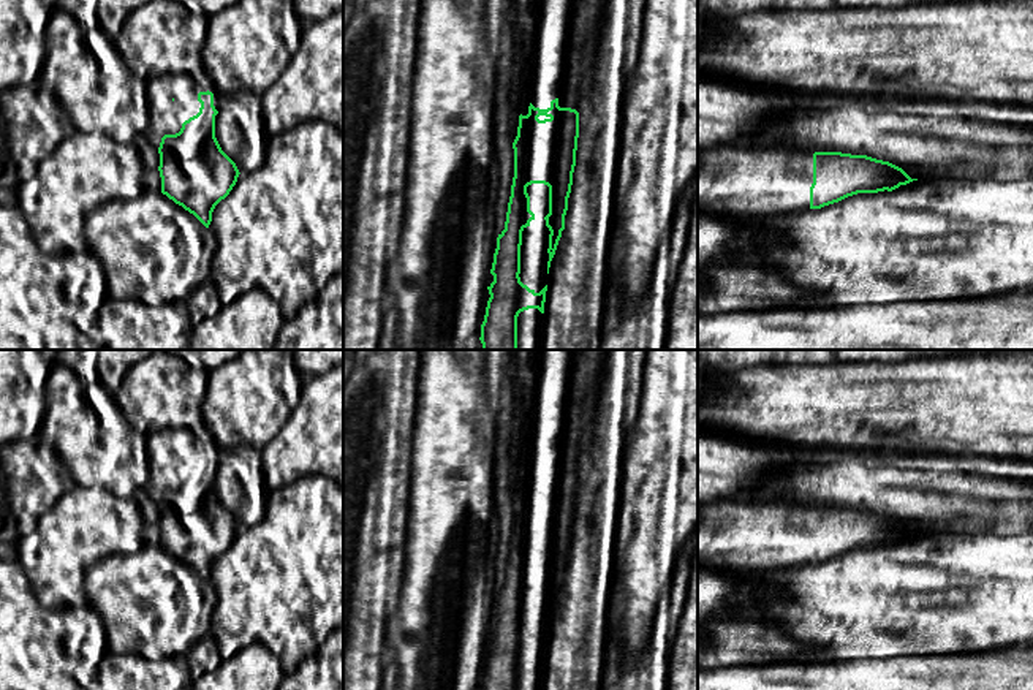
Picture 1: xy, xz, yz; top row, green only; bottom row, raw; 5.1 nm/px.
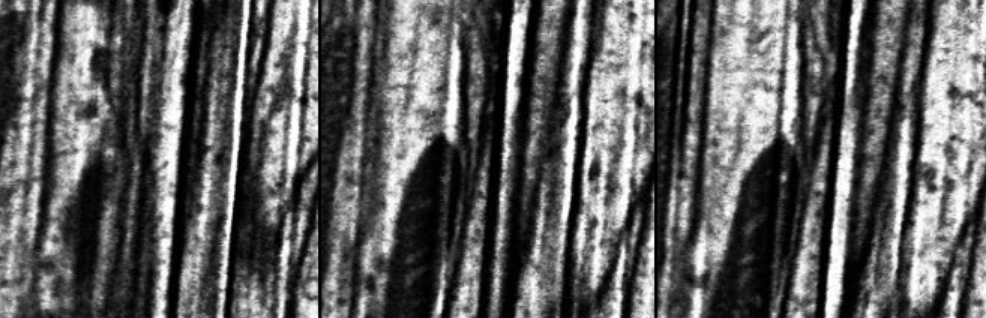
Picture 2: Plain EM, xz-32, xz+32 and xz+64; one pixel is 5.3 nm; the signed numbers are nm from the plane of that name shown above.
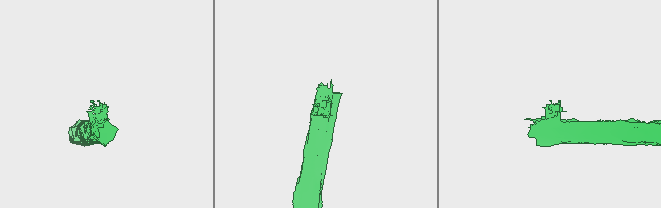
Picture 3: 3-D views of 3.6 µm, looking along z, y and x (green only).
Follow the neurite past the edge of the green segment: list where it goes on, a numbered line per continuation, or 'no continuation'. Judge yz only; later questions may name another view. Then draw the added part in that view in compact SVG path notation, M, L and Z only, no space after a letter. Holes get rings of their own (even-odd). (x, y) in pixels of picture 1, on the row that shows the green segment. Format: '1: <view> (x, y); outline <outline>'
1: yz (739, 181); outline M780 142L698 149L698 212L755 218L810 209L813 154Z

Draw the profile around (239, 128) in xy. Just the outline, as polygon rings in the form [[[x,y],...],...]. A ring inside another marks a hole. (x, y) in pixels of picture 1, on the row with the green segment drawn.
[[[250,90],[221,95],[215,138],[239,172],[263,166],[271,136],[264,127],[261,95]]]

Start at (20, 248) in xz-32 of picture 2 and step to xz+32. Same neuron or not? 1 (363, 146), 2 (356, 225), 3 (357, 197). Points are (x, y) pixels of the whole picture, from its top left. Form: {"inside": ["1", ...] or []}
{"inside": ["1", "2", "3"]}

